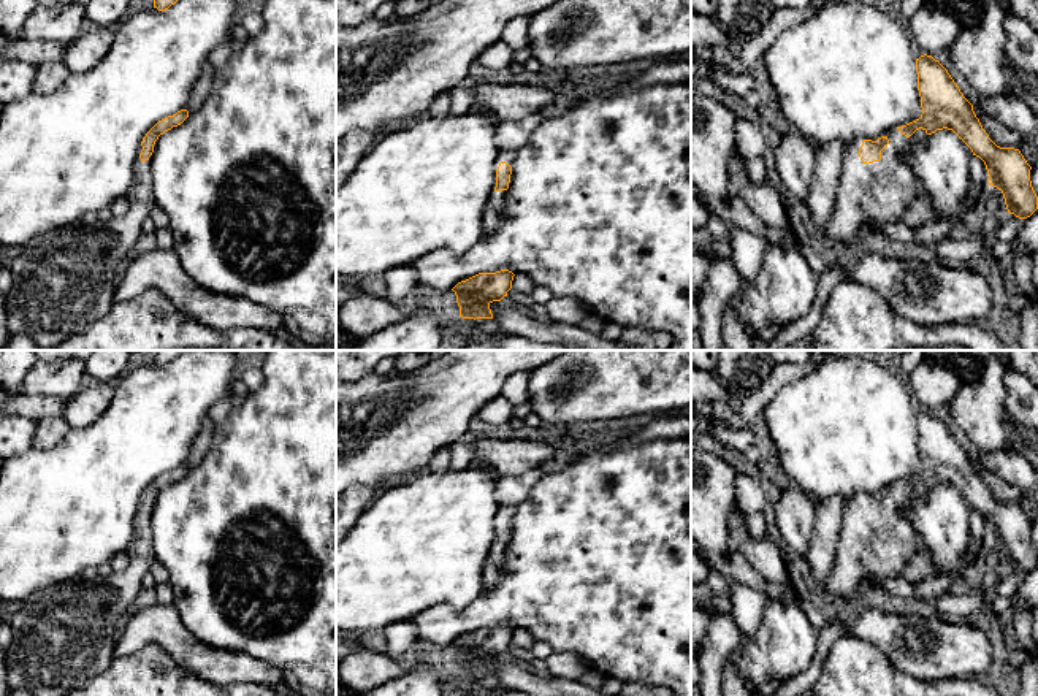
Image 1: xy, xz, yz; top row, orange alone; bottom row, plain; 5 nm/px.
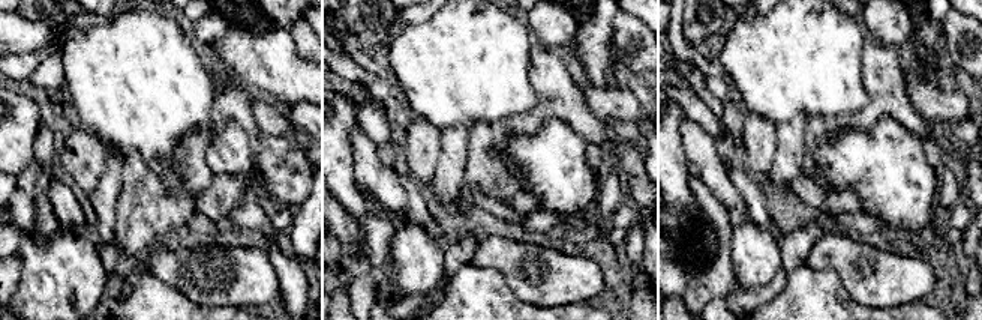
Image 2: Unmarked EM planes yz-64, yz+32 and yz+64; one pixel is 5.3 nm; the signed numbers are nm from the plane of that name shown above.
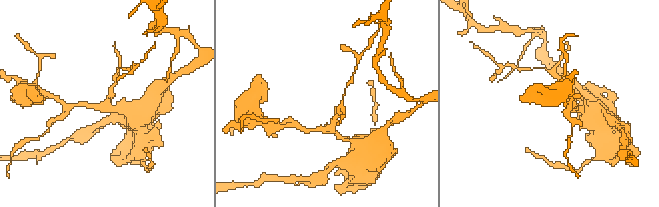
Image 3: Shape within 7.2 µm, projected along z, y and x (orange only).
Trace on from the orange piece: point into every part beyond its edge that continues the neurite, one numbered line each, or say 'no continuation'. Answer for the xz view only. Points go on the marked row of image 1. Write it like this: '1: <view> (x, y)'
1: xz (504, 156)

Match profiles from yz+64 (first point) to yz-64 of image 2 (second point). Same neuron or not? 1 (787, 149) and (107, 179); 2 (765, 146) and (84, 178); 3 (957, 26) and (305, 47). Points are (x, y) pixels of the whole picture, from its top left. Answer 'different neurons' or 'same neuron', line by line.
1: same neuron
2: same neuron
3: same neuron

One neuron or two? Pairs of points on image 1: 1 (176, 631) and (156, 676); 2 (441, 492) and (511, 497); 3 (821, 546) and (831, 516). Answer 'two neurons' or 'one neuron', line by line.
1: two neurons
2: two neurons
3: one neuron

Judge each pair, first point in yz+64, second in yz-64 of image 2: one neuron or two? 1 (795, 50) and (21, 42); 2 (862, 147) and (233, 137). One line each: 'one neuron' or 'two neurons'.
1: two neurons
2: one neuron

